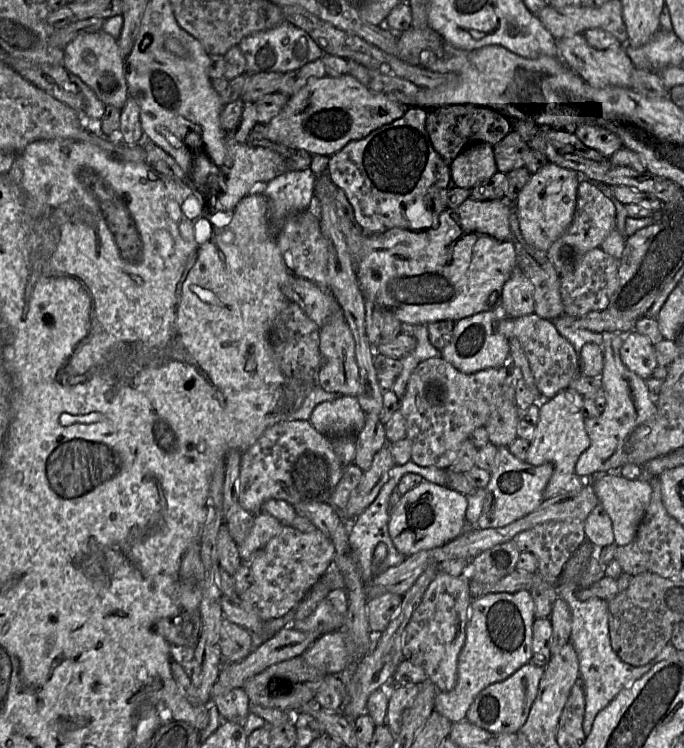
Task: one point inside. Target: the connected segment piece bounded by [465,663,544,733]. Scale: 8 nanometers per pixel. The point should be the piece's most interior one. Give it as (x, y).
(503, 707)

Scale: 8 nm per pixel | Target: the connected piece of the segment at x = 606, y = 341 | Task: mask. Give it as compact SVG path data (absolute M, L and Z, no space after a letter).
M610 331L602 333L604 368L601 380L606 395L606 407L598 418L584 419L585 430L591 443L576 463L575 471L580 477L601 476L624 466L626 440L635 428L648 421L656 413L655 400L646 386L646 381L631 372L621 360L620 347L624 334L626 333Z

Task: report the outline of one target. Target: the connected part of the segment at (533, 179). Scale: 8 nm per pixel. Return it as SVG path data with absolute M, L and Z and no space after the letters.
M550 162L538 172L531 174L515 201L520 231L529 245L546 252L565 233L575 212L580 179L578 172Z

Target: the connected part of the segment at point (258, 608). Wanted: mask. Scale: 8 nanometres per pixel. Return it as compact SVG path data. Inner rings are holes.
M291 526L281 532L258 551L248 563L252 584L239 595L243 604L264 622L280 618L294 609L310 589L333 567L335 547L320 530L303 533Z

